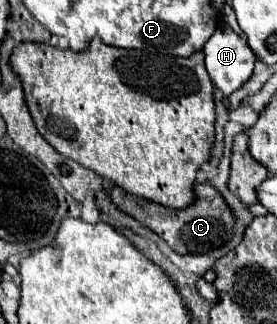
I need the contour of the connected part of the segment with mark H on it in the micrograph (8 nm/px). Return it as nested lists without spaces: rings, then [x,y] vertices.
[[[222,22],[204,44],[204,54],[212,84],[222,90],[224,96],[238,90],[254,72],[254,52],[226,22]]]

